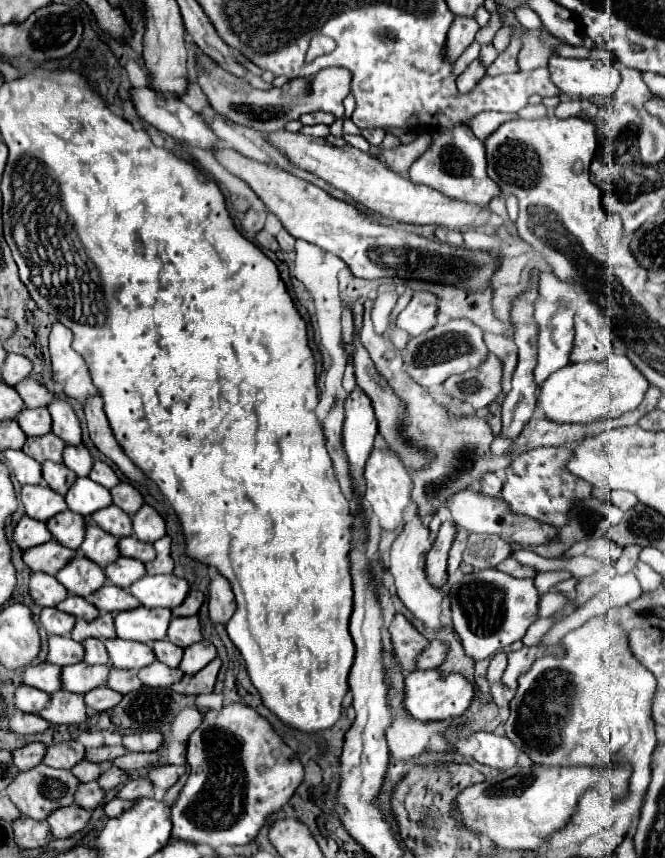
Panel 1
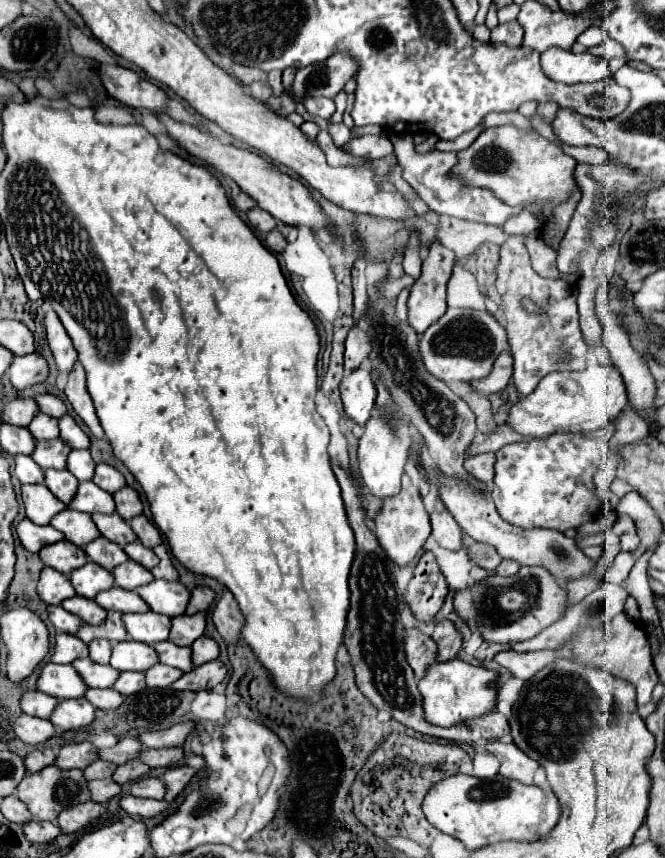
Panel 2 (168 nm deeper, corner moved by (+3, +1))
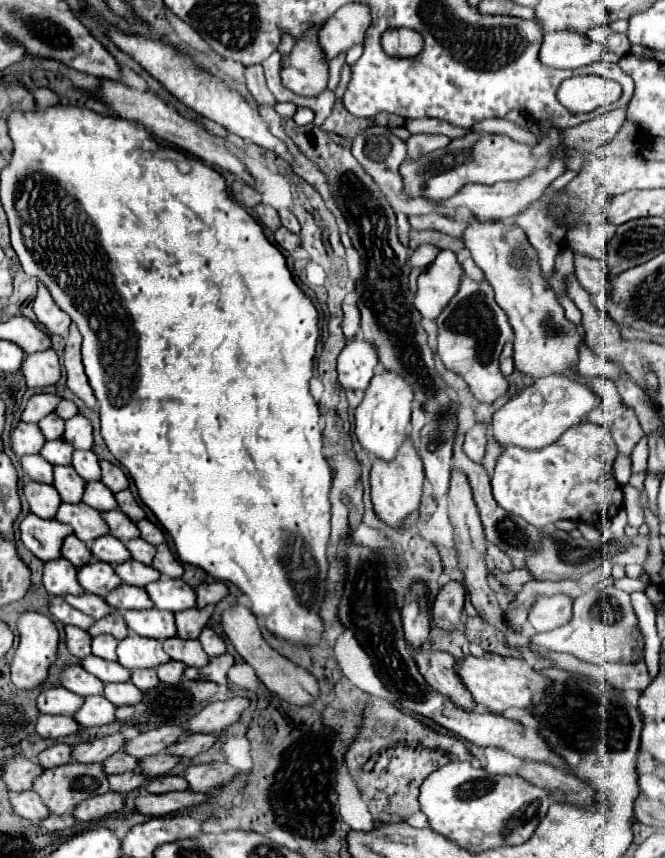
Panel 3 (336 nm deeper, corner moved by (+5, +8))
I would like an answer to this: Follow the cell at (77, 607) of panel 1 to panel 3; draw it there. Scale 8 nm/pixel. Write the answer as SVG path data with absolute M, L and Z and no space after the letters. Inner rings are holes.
M96 594L66 596L66 602L72 608L76 608L76 610L80 610L80 612L84 612L84 614L96 618L96 620L100 620L100 618L104 618L104 616L108 616L108 614L114 612L114 608L110 604L106 604L106 600L100 598L100 596L96 596Z

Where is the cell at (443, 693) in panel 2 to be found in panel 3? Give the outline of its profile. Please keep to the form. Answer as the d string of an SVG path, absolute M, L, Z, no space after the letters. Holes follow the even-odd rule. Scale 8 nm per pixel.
M492 654L486 658L464 658L462 662L456 662L456 670L464 682L464 686L472 692L478 706L486 708L488 712L502 714L504 710L516 706L516 708L532 708L534 702L546 694L552 680L542 676L538 670L534 670L524 658L504 658L498 654Z

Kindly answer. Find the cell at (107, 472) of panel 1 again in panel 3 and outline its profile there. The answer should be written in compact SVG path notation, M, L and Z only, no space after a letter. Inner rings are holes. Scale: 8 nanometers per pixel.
M102 460L100 466L102 466L102 482L104 482L114 494L128 488L128 478L126 478L126 474L124 474L118 466L114 466L114 464L106 462L106 460Z

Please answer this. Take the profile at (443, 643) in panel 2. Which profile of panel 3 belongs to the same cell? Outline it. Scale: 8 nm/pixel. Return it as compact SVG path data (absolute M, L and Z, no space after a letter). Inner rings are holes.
M458 580L446 582L440 588L436 602L432 606L434 622L446 630L458 628L458 620L460 620L460 612L464 608L464 600L466 600L466 590L464 590L462 582L458 582Z

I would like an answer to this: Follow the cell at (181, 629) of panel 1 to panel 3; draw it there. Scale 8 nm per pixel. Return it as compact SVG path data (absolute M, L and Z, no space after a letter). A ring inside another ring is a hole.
M206 606L206 608L190 608L184 612L176 614L176 626L178 626L178 636L188 640L188 638L198 638L202 628L208 624L210 616L214 612L214 606Z

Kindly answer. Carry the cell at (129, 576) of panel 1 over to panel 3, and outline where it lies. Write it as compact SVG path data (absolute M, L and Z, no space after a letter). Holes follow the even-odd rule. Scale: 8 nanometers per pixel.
M138 560L118 564L116 574L122 578L124 584L134 584L134 586L148 586L150 582L156 582L162 576L158 570L154 570L152 566L146 566Z

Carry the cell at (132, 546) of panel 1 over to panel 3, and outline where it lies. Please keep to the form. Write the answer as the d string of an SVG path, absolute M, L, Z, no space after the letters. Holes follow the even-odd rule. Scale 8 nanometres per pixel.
M136 538L136 540L130 540L126 544L126 548L132 552L132 558L138 560L138 562L144 562L144 564L152 564L154 556L156 556L156 546L148 544L146 540L142 538Z

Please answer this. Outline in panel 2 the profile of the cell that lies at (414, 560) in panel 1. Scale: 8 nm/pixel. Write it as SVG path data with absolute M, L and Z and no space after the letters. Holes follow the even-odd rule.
M404 475L404 479L402 479L402 491L396 497L392 497L392 501L384 501L382 511L376 517L376 537L380 541L380 547L388 553L388 557L400 569L404 569L422 551L424 543L430 537L430 531L432 531L430 529L430 519L428 519L428 513L424 509L422 497L420 497L418 489L414 489L410 485L410 477Z

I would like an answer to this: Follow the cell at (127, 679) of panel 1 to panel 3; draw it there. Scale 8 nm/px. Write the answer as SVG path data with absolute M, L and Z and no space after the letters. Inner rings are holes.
M148 668L148 670L134 670L132 672L132 684L136 684L140 690L152 690L154 686L160 684L158 676L156 676L156 670L154 668Z

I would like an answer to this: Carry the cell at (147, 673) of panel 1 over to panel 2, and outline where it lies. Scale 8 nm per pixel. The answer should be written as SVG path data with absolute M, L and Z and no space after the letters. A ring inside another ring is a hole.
M156 663L144 675L146 675L148 687L170 687L182 675L182 671L168 667L168 665L162 665L162 663Z

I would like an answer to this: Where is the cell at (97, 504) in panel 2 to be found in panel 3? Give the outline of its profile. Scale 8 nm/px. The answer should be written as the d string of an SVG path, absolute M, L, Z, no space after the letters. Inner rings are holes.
M88 482L82 502L86 502L88 506L92 506L100 512L108 512L108 510L116 508L116 498L114 498L112 490L106 488L102 482Z

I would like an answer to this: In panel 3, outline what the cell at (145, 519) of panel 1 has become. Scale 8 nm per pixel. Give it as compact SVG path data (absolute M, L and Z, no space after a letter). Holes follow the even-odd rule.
M140 520L140 522L138 522L138 528L140 528L142 538L144 538L146 542L150 542L150 544L154 544L154 546L158 546L158 544L166 542L164 532L162 532L156 524L152 524L150 520Z

